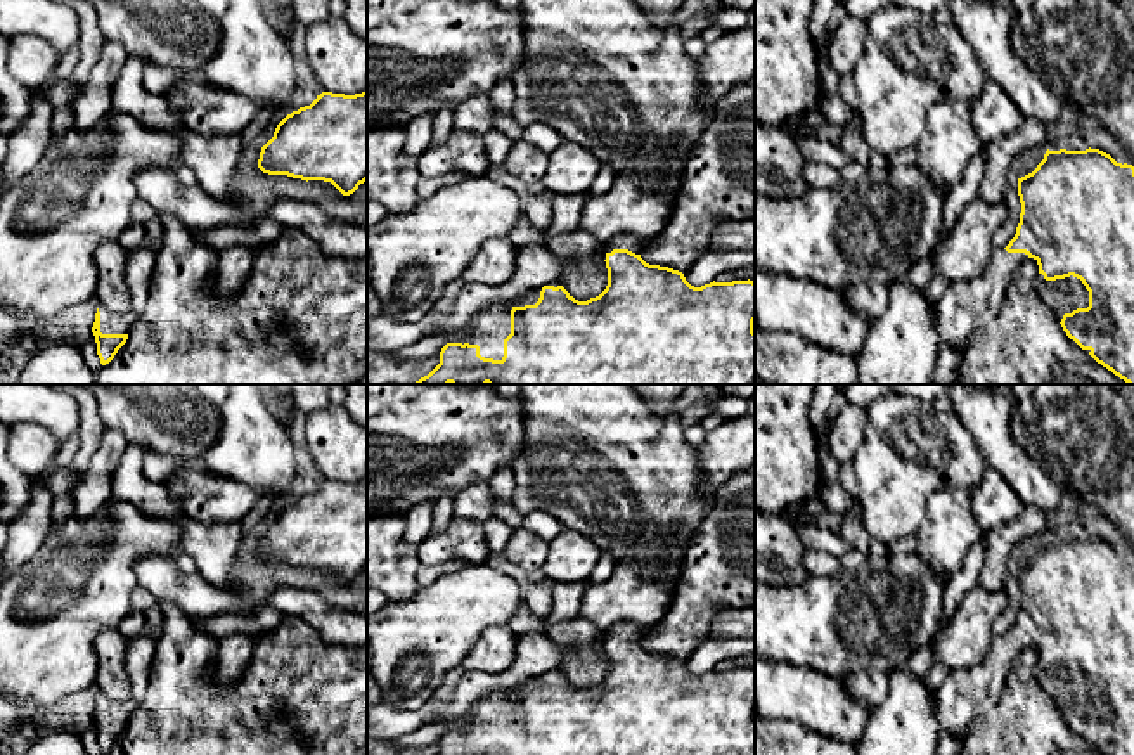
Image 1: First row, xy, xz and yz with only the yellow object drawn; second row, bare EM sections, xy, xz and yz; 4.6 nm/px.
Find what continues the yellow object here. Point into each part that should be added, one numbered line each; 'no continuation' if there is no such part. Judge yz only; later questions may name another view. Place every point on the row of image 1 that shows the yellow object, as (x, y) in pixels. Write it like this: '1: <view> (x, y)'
1: yz (1067, 295)
2: yz (965, 307)

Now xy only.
1: xy (111, 322)

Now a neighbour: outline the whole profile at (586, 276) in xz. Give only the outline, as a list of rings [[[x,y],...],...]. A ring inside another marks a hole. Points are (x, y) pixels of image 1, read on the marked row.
[[[577,229],[554,236],[544,246],[564,261],[559,274],[563,287],[578,301],[599,296],[608,286],[606,255],[590,234]]]

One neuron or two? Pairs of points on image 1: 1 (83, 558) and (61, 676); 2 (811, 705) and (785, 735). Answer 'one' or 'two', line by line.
1: one
2: two

